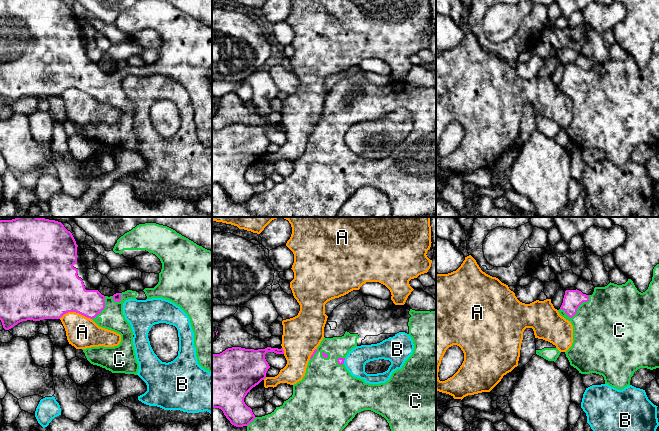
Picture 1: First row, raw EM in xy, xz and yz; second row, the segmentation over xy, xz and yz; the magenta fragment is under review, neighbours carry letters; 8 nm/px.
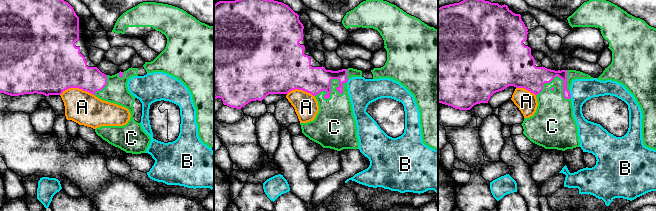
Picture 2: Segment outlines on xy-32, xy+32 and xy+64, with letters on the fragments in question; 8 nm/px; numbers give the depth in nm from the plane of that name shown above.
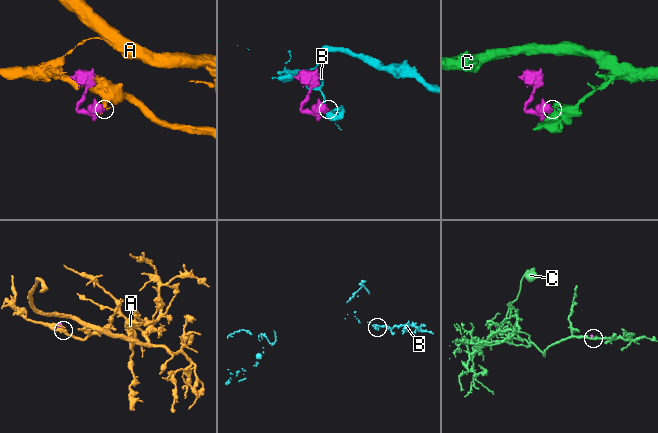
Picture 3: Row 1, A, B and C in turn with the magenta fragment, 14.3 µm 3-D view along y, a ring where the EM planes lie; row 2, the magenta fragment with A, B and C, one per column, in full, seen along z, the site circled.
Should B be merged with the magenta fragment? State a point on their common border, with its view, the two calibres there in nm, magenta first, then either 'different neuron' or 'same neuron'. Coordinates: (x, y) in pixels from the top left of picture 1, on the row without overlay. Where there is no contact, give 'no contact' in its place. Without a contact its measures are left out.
meets magenta in xz at (343, 137); 50 nm thick on the magenta side, 170 nm on the other; different neuron

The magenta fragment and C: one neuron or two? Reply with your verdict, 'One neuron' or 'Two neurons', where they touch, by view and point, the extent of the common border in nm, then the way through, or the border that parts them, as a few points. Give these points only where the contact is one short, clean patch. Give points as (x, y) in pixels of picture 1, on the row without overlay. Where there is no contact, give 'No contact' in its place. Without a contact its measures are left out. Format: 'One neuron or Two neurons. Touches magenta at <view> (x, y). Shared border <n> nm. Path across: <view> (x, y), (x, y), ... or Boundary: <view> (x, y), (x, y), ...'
One neuron. Touches magenta at yz (576, 86). Shared border 260 nm

